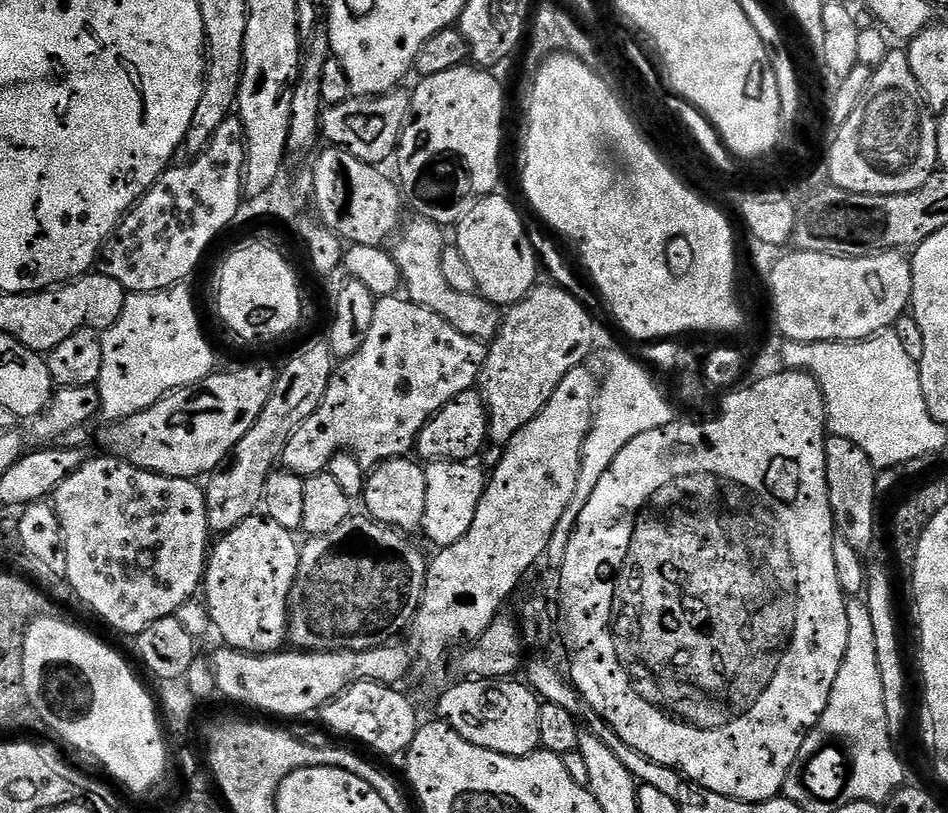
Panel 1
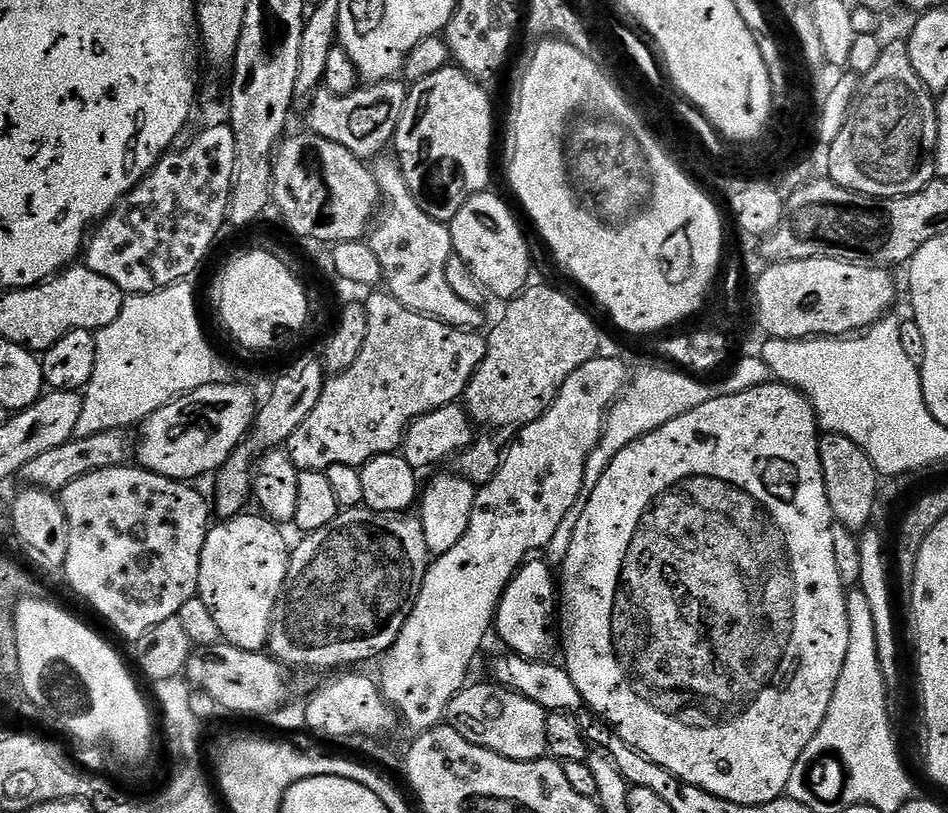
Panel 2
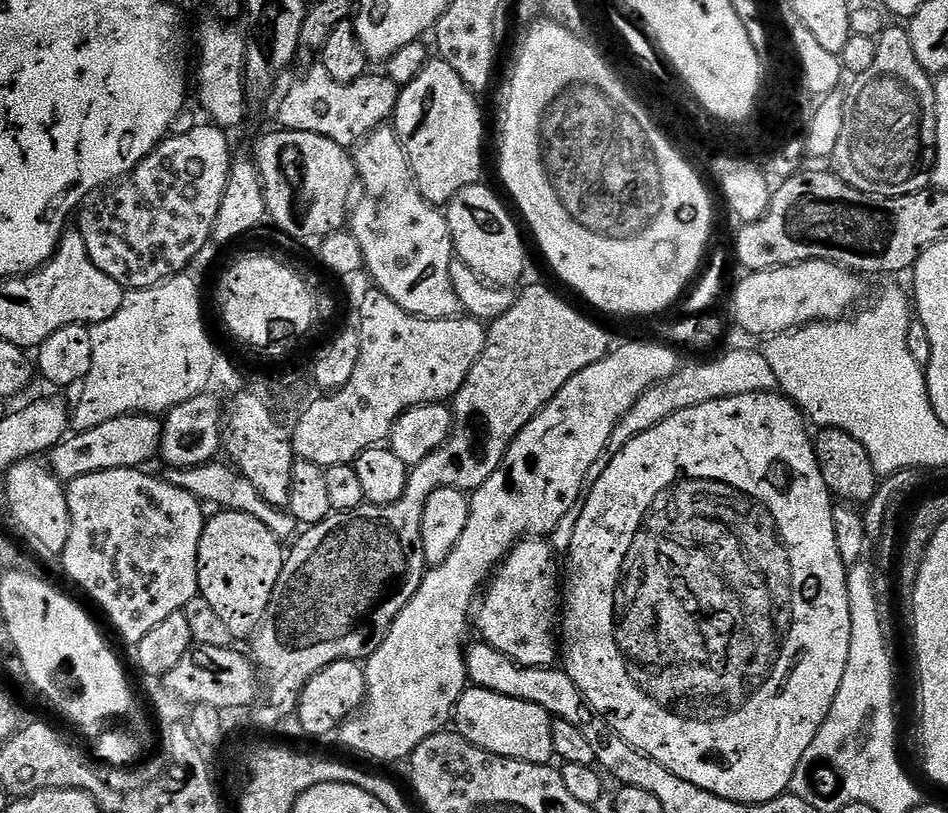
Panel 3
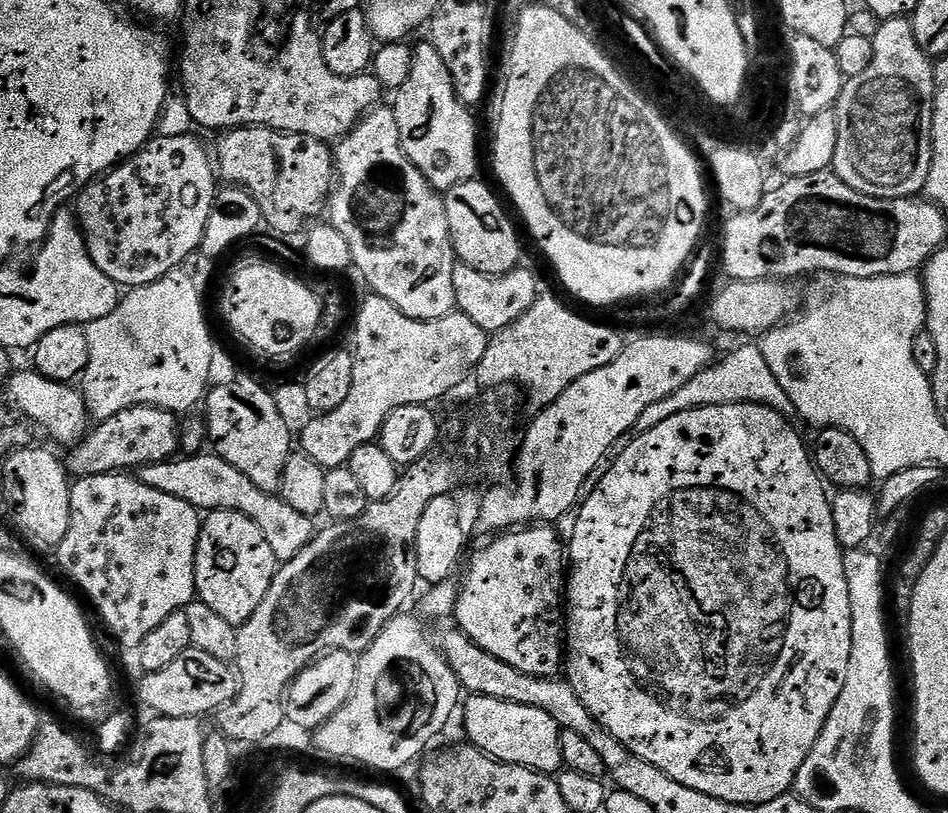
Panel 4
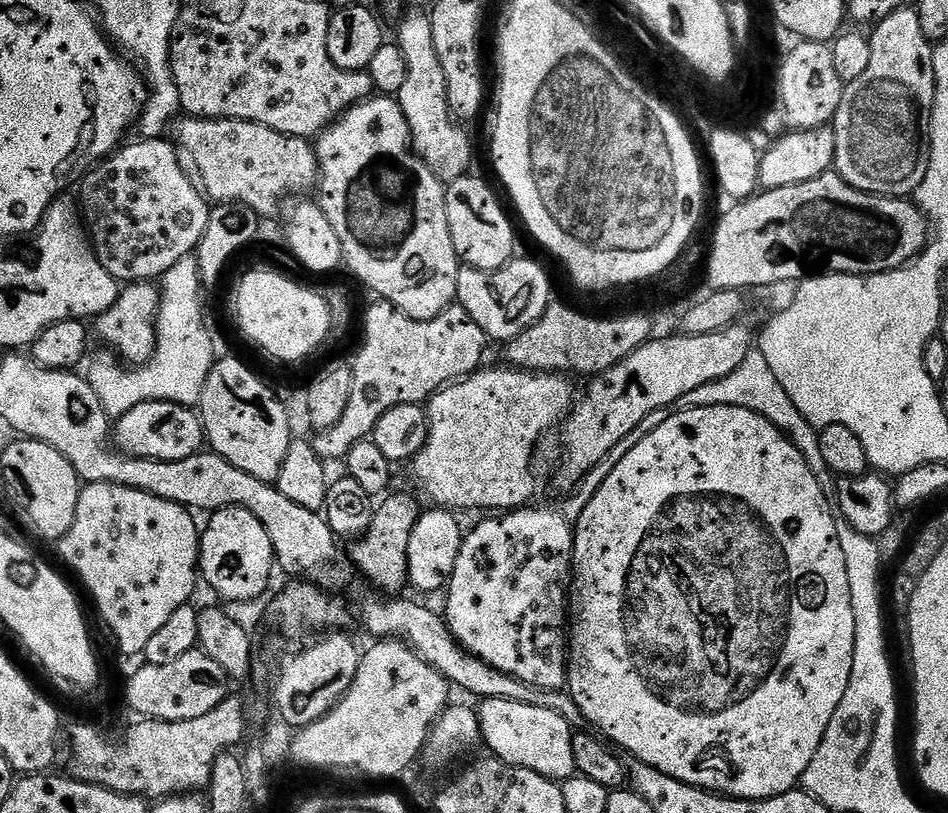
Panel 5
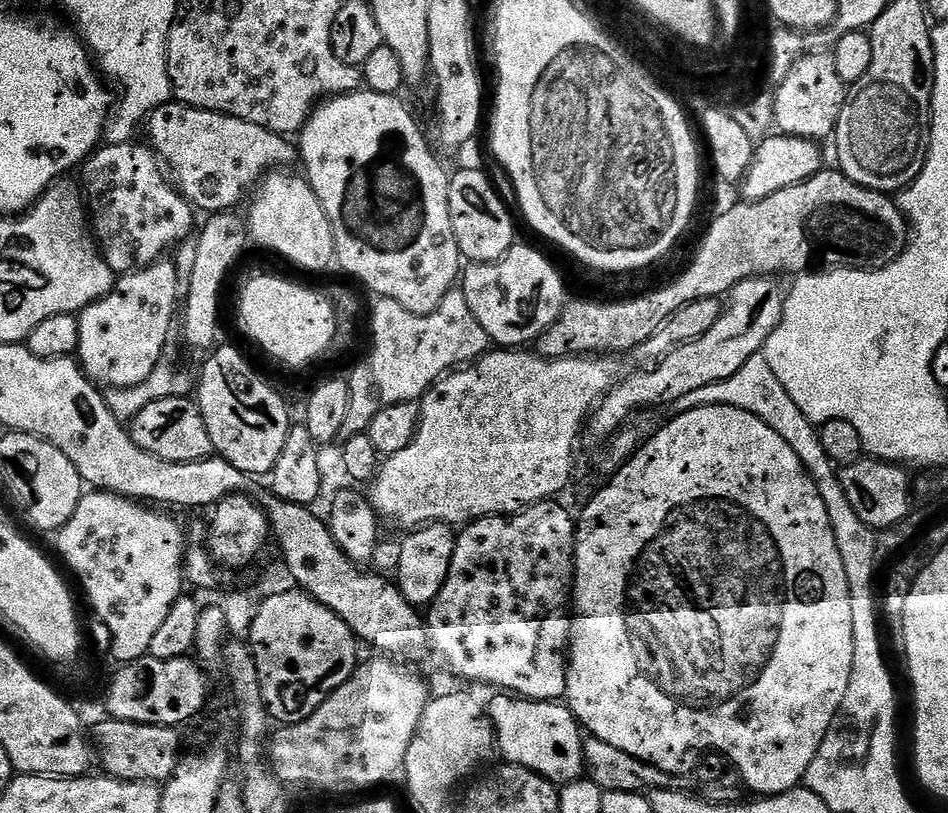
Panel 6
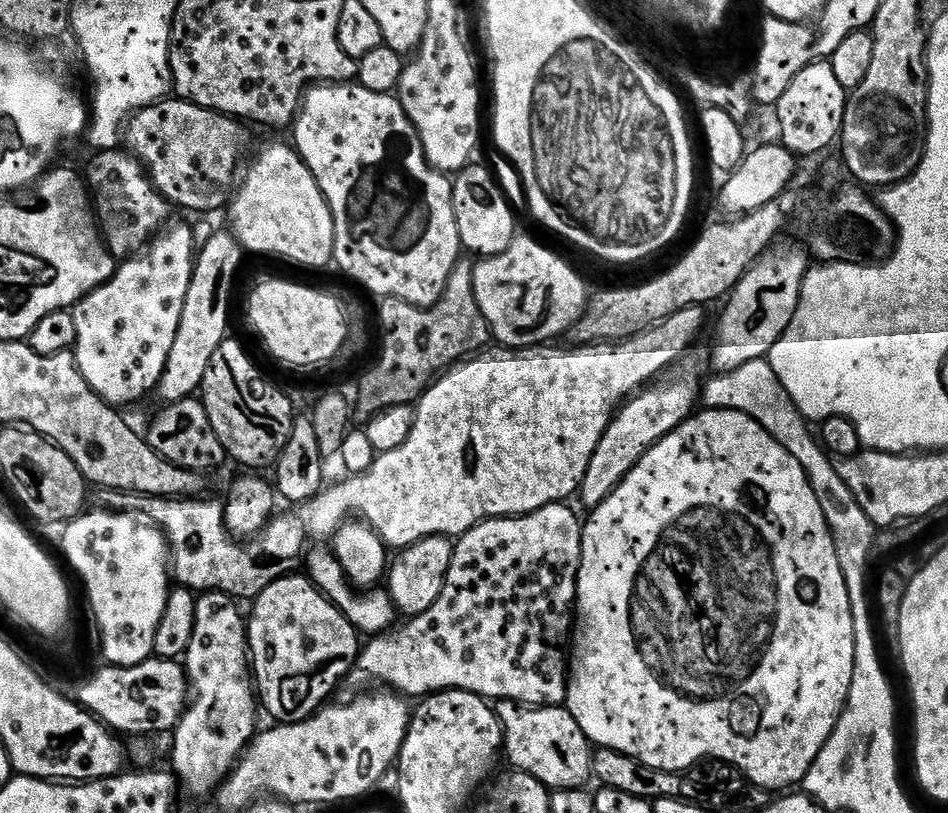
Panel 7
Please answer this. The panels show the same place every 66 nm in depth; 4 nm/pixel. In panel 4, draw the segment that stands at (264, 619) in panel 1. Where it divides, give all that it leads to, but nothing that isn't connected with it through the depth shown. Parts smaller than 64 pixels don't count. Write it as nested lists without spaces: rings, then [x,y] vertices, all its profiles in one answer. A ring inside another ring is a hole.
[[[218,510],[207,513],[200,525],[198,550],[194,562],[196,575],[196,595],[210,610],[215,610],[226,622],[241,625],[248,621],[262,606],[266,590],[276,577],[278,561],[266,534],[246,518],[241,512]]]

